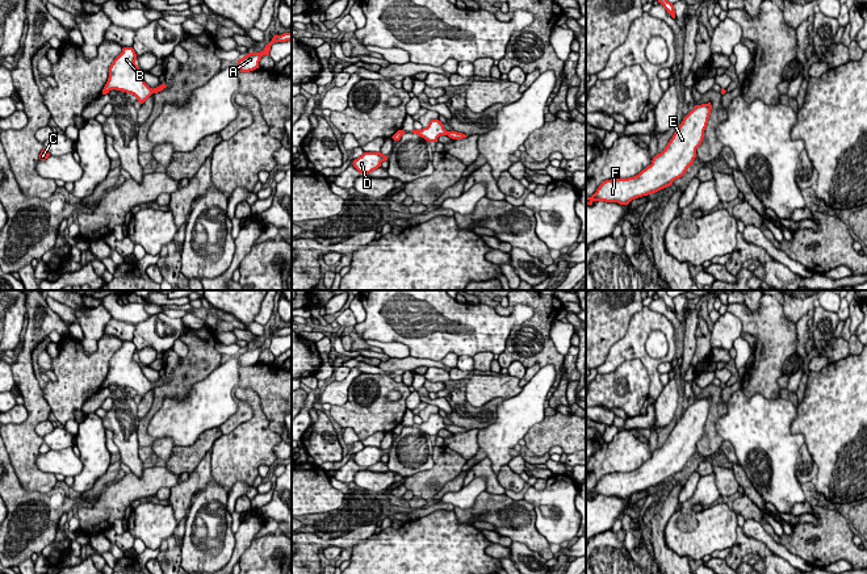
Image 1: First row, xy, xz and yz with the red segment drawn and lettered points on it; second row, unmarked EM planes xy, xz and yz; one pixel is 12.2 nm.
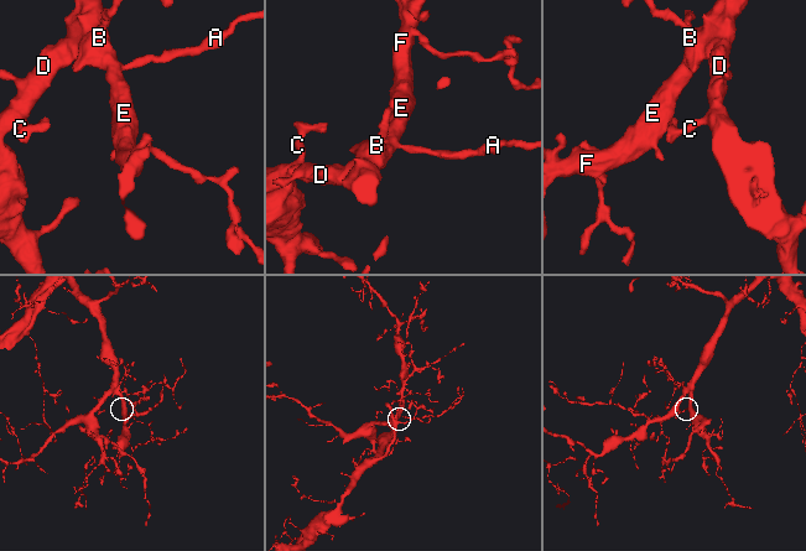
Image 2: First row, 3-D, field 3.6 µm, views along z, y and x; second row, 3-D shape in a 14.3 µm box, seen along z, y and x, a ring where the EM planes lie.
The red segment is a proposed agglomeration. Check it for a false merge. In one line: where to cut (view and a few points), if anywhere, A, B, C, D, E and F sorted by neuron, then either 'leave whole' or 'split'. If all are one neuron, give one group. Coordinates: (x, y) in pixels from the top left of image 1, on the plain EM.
no cut | A B C D E F | leave whole

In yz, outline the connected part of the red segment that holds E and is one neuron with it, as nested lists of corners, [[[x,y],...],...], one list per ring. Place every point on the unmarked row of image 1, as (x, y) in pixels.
[[[711,397],[695,399],[683,412],[665,444],[653,452],[650,460],[633,472],[603,475],[591,491],[586,491],[586,499],[592,499],[594,495],[628,499],[634,493],[670,481],[692,460],[696,443],[704,432],[711,403]]]

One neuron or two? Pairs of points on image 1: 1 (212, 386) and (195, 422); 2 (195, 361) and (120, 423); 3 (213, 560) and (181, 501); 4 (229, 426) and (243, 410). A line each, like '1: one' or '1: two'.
1: one
2: two
3: two
4: one

